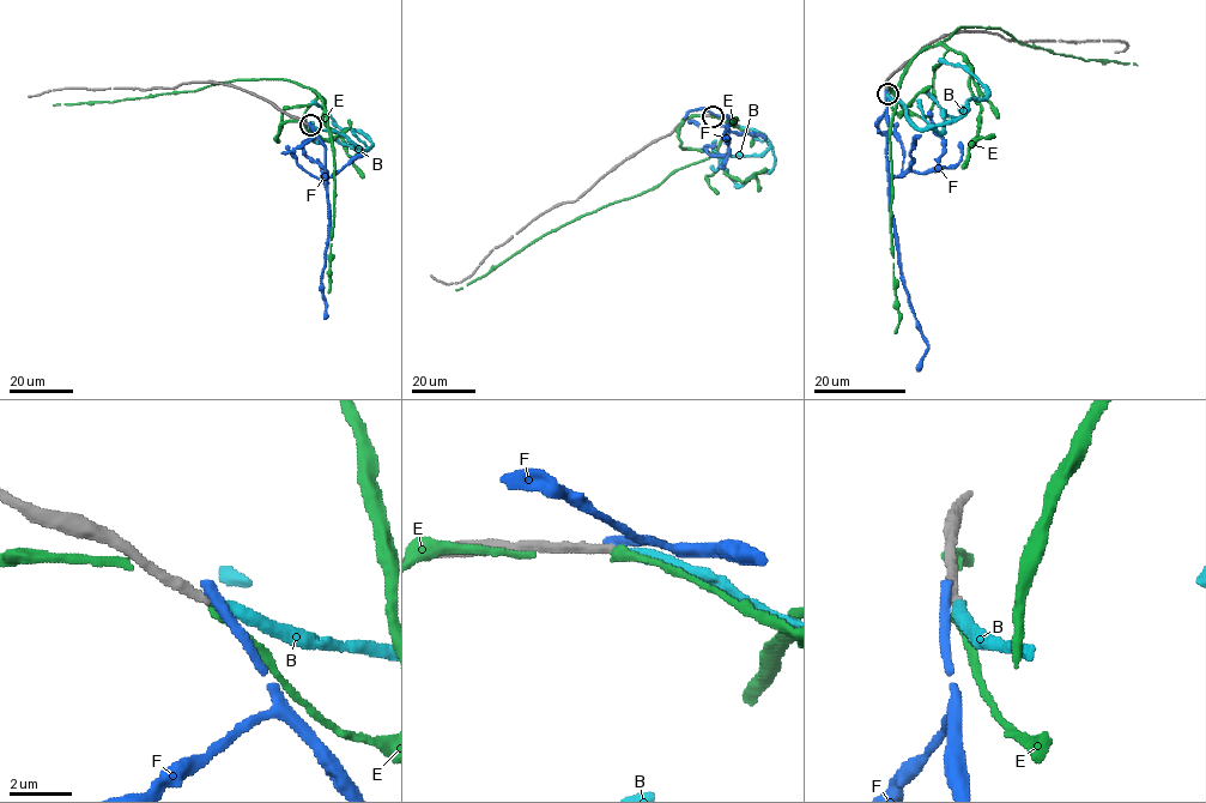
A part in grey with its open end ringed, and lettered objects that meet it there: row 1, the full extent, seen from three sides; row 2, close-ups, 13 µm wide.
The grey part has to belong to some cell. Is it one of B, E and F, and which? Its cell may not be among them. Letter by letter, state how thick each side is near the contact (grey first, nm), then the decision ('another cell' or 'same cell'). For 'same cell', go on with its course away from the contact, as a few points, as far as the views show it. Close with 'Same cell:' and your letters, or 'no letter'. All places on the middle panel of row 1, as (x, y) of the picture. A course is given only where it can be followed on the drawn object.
B: 280 nm thick on the grey side, 340 nm on the other; same cell; it runs (711, 116), (752, 128), (764, 137), (771, 148), (774, 167), (738, 185), (714, 152)
E: 280 nm thick on the grey side, 320 nm on the other; another cell
F: 320 nm thick on the grey side, 400 nm on the other; another cell
Same cell: B

